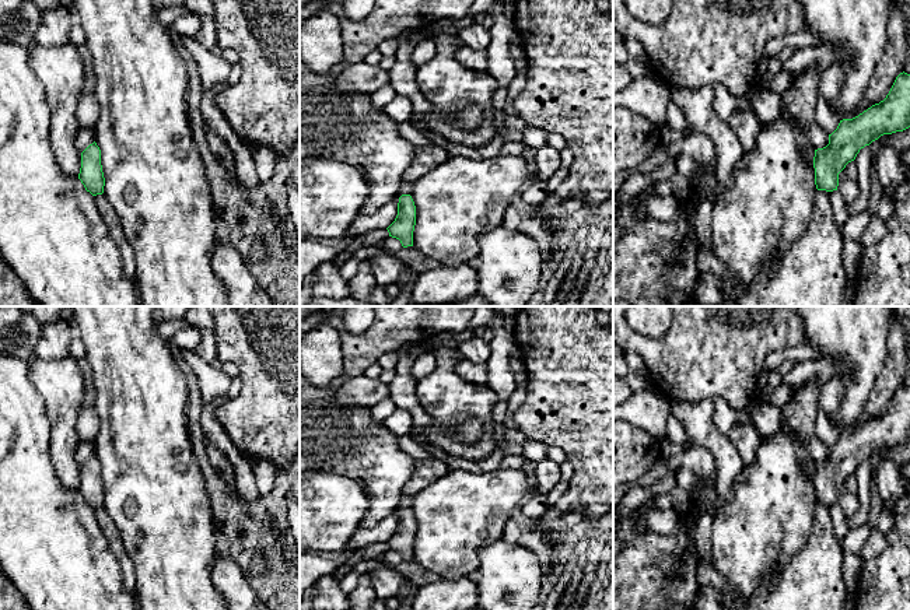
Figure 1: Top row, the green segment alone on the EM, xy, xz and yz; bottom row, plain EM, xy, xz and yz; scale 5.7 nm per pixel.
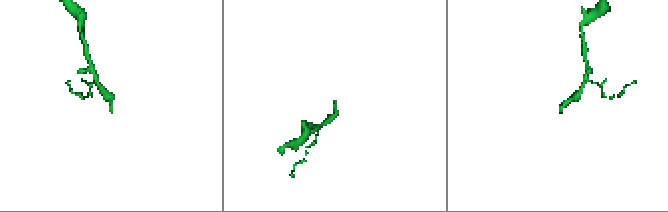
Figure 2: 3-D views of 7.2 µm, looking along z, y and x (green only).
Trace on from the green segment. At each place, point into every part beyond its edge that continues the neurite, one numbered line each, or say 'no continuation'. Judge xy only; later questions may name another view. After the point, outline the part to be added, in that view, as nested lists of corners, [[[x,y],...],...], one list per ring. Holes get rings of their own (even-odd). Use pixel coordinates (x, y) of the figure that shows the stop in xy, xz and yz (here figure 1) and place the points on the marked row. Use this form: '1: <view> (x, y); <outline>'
no continuation

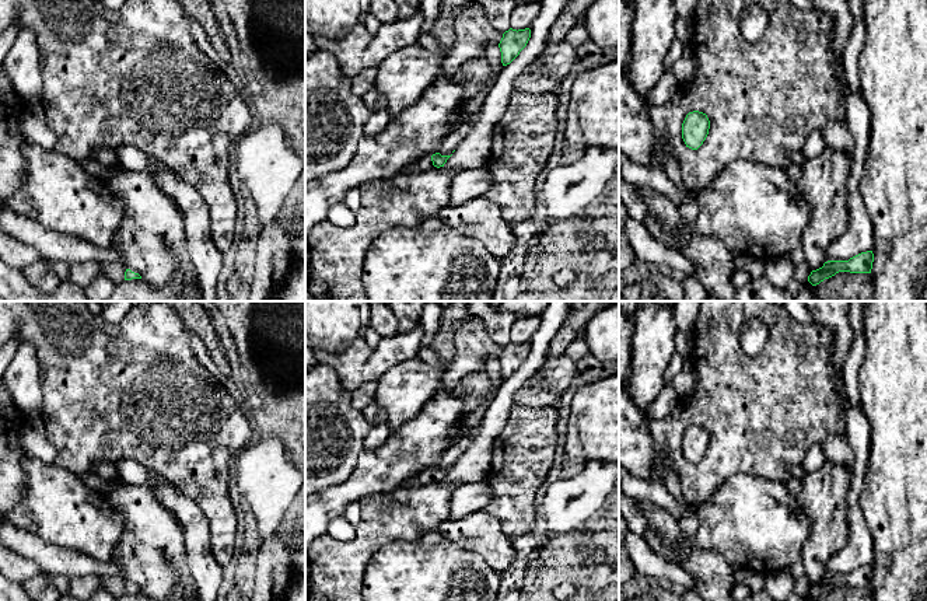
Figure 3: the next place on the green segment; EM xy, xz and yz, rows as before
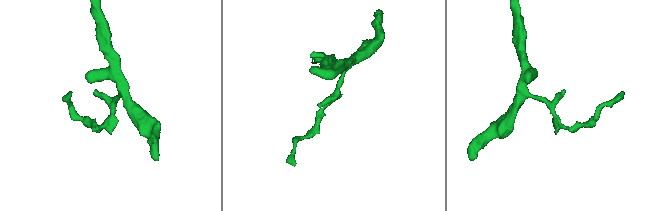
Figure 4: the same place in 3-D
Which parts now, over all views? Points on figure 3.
1: xz (424, 164); [[[426,156],[421,160],[405,167],[398,175],[417,174],[417,172],[428,171],[431,168],[434,168],[433,161],[431,161],[431,156]]]

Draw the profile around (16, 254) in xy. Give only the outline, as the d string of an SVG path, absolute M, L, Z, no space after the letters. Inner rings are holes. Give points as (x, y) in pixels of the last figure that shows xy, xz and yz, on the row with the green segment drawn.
M0 228L0 259L15 269L24 269L35 262L45 261L62 282L69 282L69 265L45 259L34 247L29 247Z

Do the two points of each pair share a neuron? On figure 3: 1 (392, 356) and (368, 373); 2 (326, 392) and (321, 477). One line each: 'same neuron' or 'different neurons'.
1: same neuron
2: same neuron

